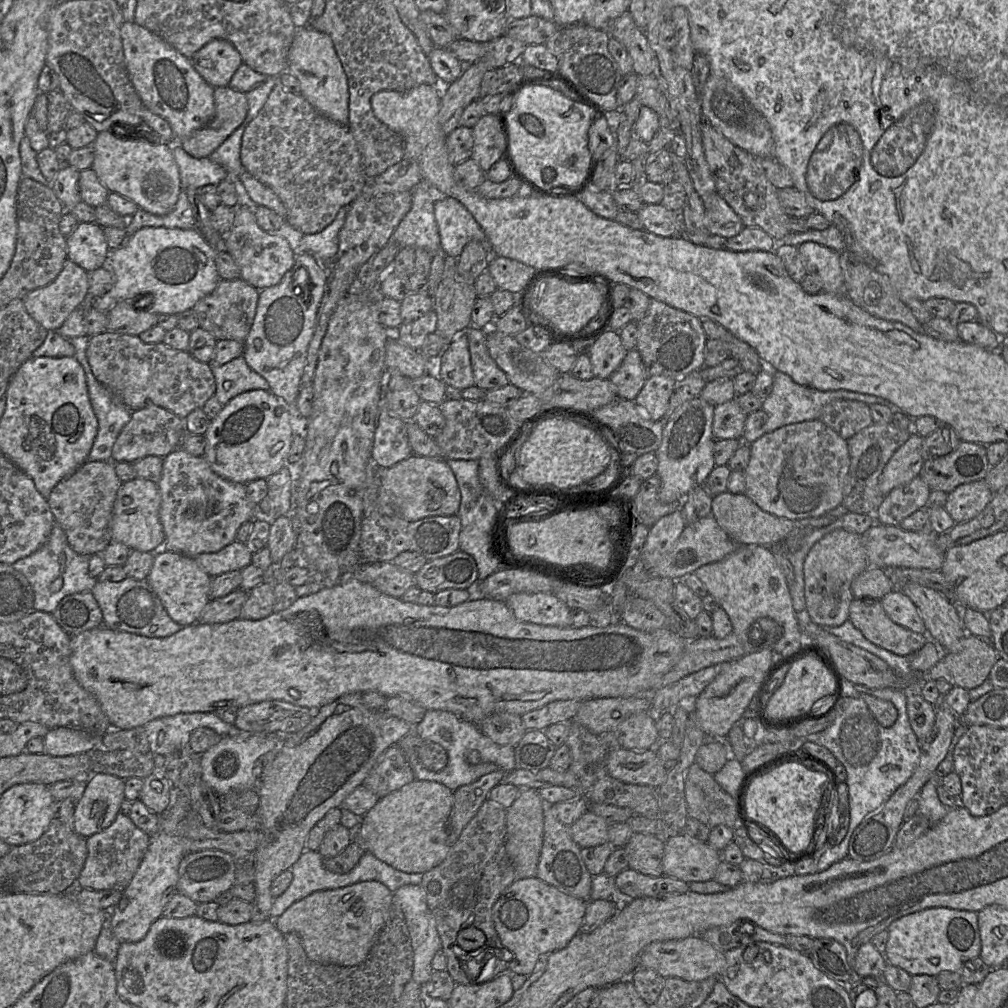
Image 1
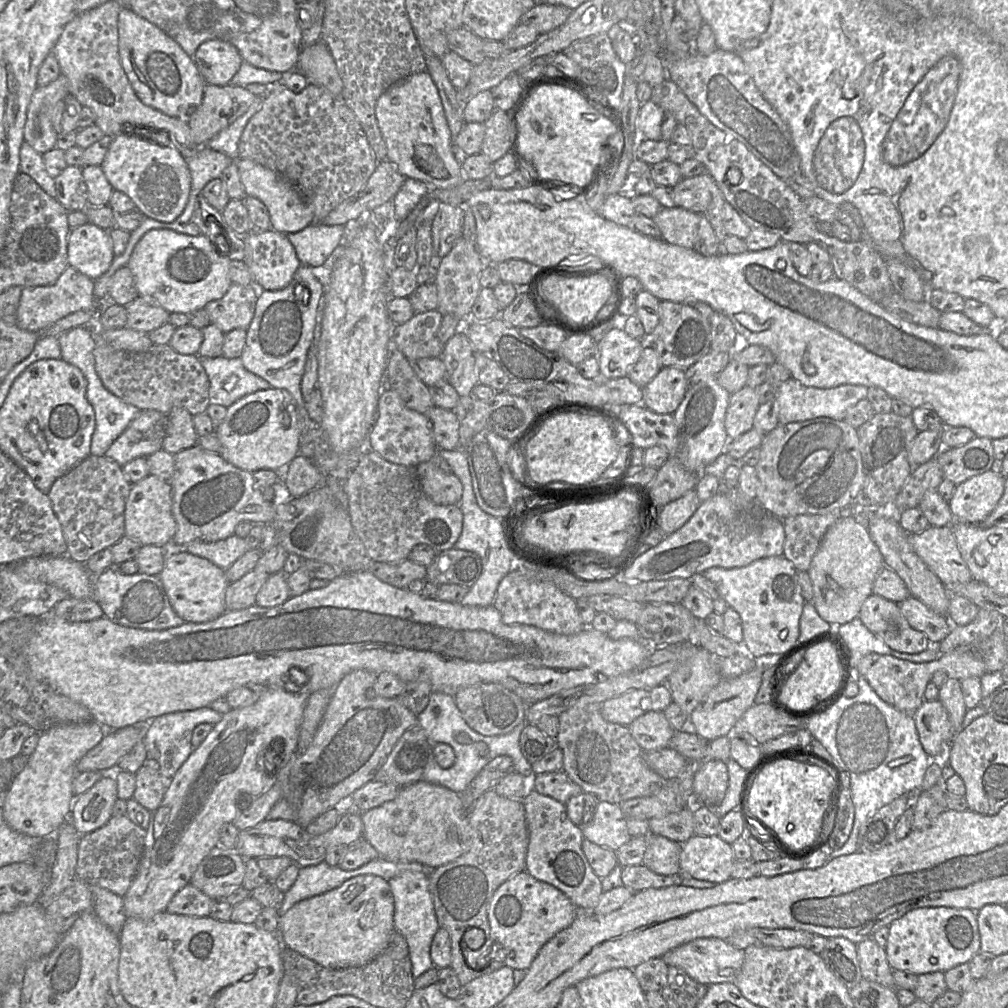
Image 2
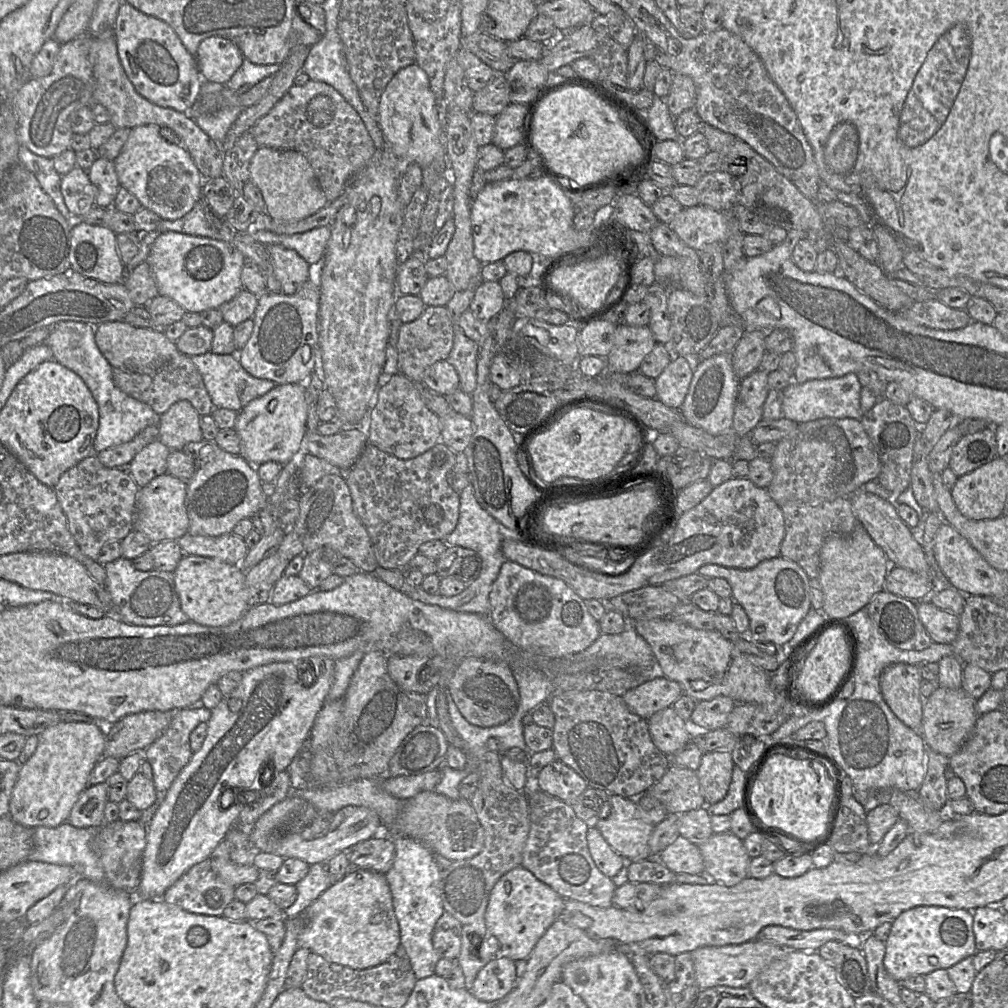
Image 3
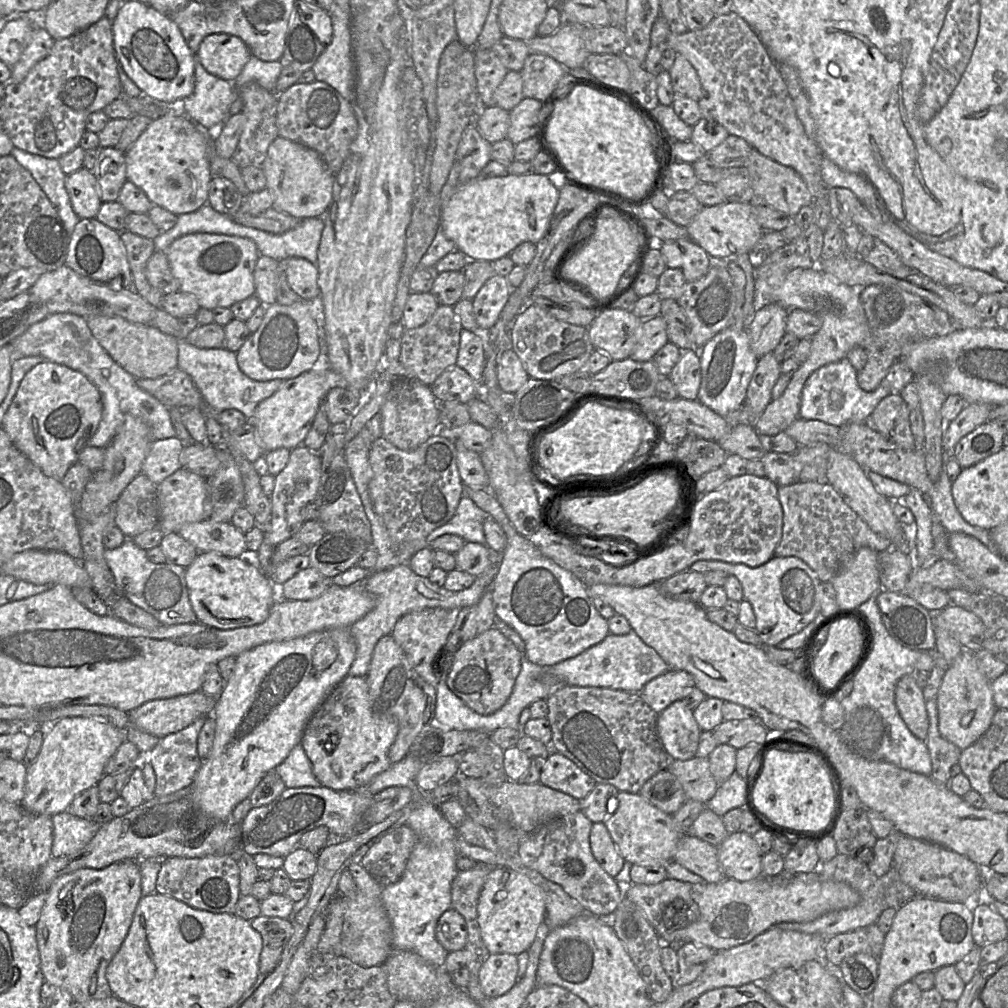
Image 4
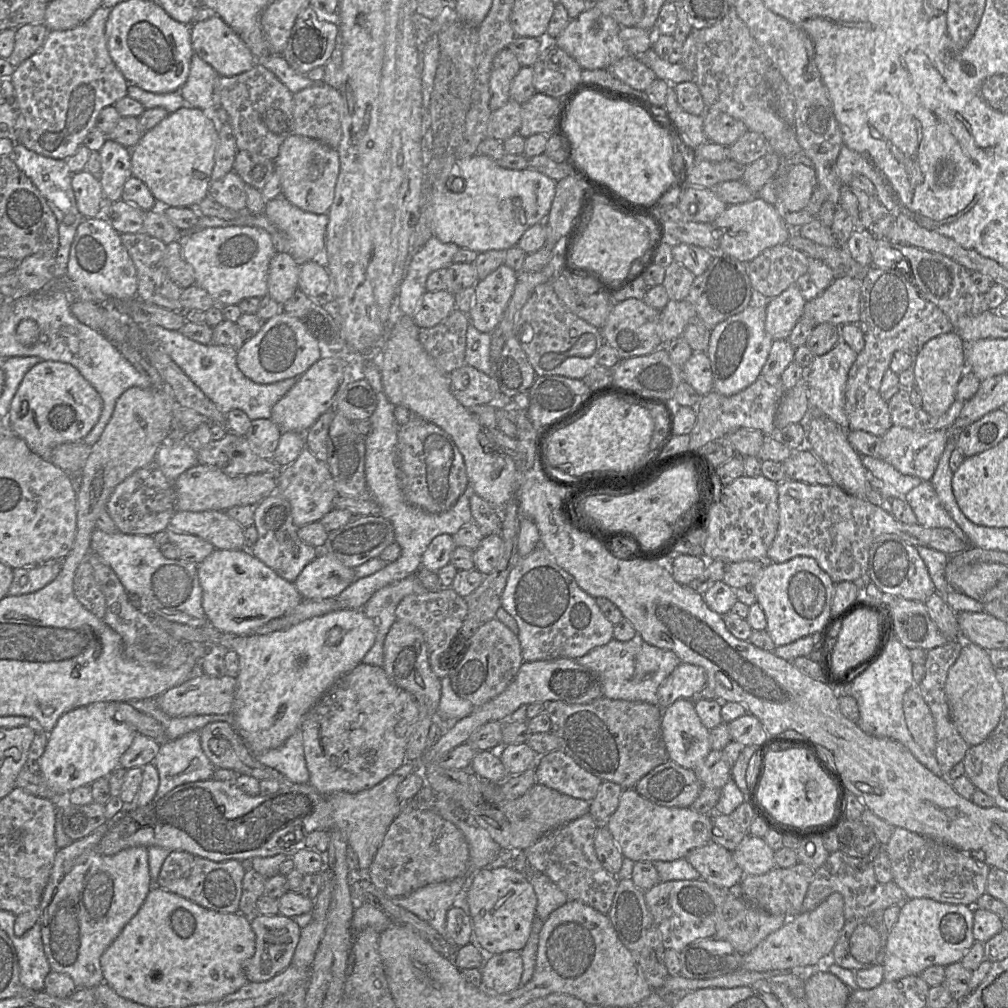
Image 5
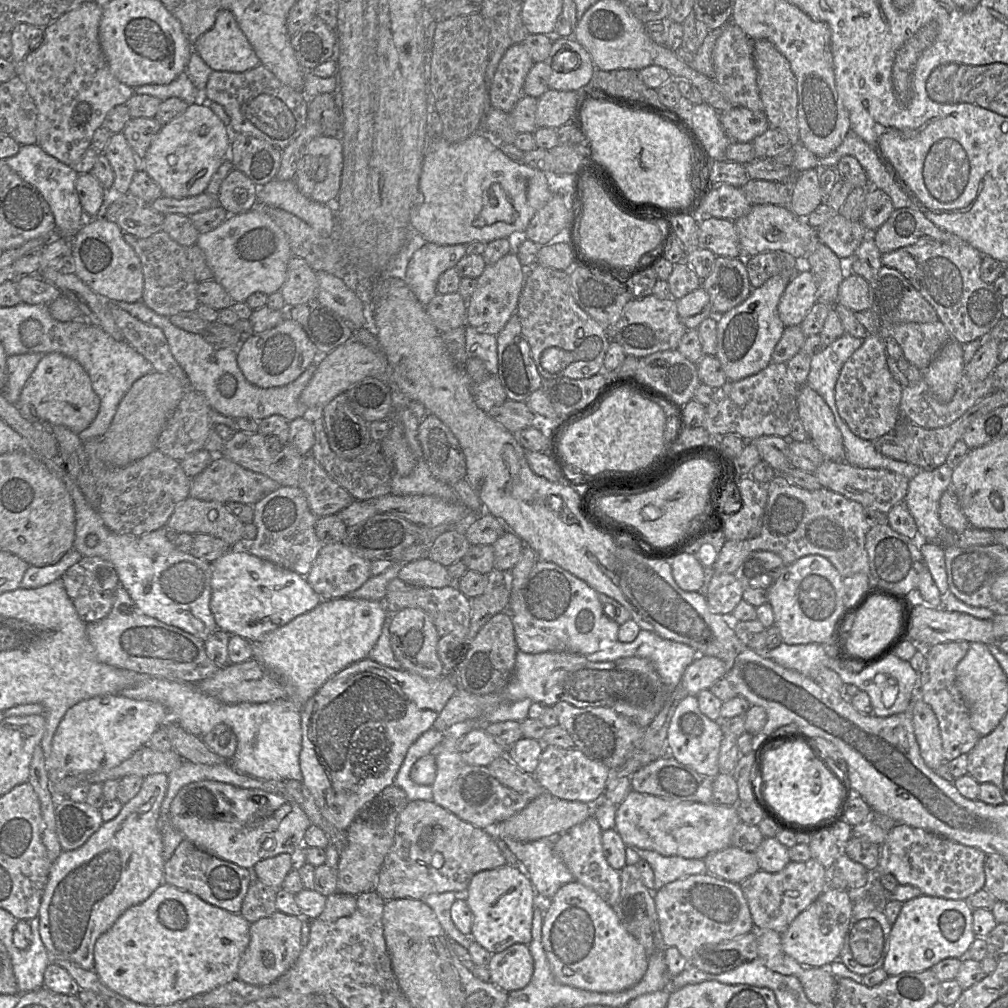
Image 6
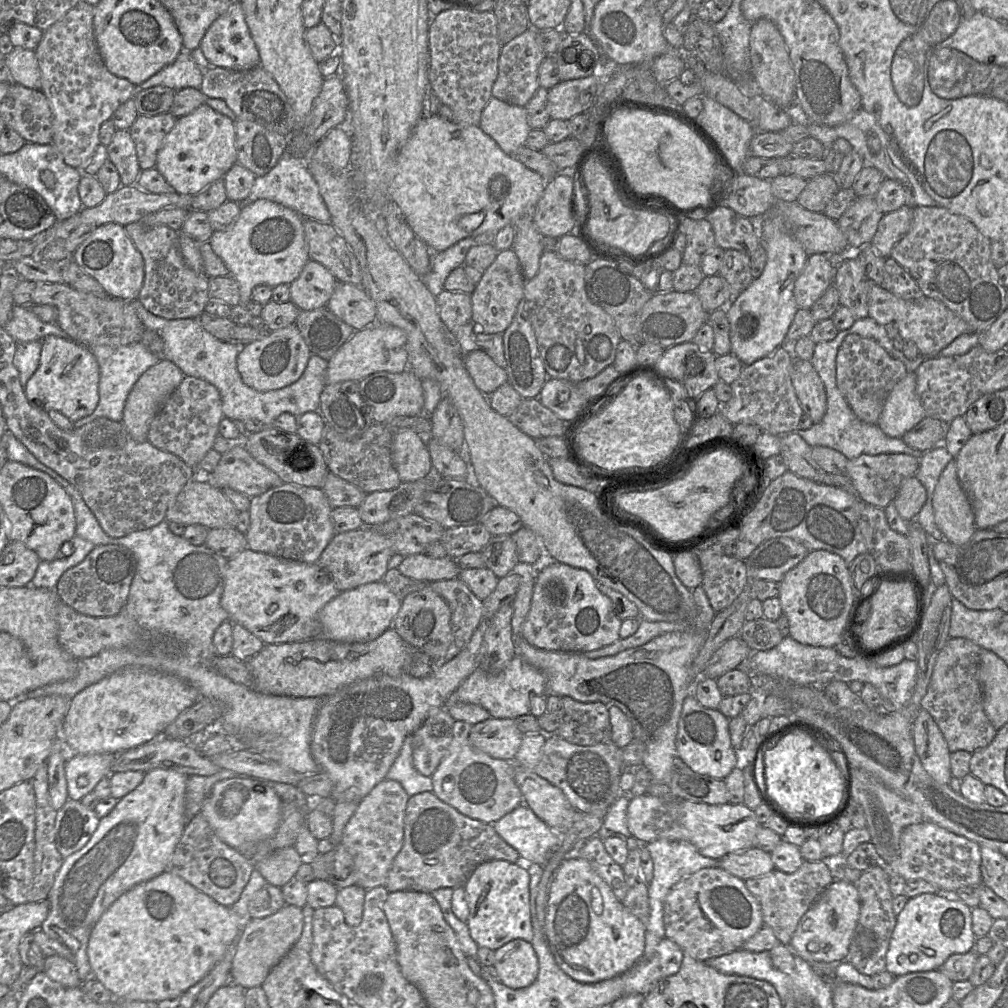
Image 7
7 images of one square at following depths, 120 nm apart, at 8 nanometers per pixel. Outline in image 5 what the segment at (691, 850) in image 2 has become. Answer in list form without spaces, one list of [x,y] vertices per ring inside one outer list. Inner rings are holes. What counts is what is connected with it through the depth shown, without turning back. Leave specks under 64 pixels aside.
[[[746,834],[732,856],[744,875],[762,875],[776,867],[774,853],[763,837]]]

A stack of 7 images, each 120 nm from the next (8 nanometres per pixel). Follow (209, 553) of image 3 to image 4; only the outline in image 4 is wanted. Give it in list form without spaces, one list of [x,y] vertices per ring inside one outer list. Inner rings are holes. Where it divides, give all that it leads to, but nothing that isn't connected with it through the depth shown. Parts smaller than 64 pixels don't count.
[[[204,519],[185,523],[178,534],[192,544],[198,552],[215,552],[227,557],[246,557],[245,534],[231,522]]]

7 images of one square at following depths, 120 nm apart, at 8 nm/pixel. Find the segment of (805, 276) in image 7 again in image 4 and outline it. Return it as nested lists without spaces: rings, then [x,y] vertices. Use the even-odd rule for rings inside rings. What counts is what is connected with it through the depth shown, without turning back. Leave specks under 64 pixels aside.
[[[775,303],[768,304],[755,312],[746,333],[750,349],[758,359],[772,353],[786,334],[788,314],[787,309]]]

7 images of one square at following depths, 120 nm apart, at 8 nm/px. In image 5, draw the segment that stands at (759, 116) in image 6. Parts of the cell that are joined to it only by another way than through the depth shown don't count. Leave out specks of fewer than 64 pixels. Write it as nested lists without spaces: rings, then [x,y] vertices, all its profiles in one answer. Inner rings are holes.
[[[706,110],[703,131],[708,142],[729,147],[748,129],[746,125],[719,110]]]

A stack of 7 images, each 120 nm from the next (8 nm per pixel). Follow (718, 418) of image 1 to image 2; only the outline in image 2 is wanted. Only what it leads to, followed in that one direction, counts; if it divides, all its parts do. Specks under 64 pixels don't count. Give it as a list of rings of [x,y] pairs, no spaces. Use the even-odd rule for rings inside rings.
[[[745,386],[730,396],[724,427],[729,440],[753,428],[755,414],[760,406],[755,388]]]

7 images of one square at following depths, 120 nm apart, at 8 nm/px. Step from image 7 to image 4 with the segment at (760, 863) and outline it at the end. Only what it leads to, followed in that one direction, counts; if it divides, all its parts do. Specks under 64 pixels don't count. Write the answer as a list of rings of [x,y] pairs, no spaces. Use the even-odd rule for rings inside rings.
[[[691,834],[682,835],[673,861],[702,877],[704,882],[716,883],[726,878],[718,860],[717,846]]]

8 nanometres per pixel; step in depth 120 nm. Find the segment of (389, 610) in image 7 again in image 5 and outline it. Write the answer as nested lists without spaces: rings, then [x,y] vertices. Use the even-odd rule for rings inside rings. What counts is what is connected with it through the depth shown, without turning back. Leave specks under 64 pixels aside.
[[[341,609],[323,616],[302,621],[287,630],[265,635],[234,635],[224,633],[210,624],[191,627],[152,616],[152,621],[177,640],[199,642],[206,645],[222,645],[233,650],[239,658],[239,671],[236,675],[236,688],[233,704],[233,727],[240,735],[249,751],[260,755],[268,750],[280,747],[300,727],[307,712],[334,682],[352,671],[361,662],[375,642],[376,626],[362,610]]]

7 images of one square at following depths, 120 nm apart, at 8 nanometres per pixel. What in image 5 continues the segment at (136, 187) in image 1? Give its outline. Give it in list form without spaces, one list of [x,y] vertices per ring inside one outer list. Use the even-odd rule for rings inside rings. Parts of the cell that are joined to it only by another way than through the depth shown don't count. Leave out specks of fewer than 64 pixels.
[[[184,106],[144,132],[131,151],[132,176],[143,181],[160,207],[195,208],[209,194],[218,144],[218,124],[210,113]]]

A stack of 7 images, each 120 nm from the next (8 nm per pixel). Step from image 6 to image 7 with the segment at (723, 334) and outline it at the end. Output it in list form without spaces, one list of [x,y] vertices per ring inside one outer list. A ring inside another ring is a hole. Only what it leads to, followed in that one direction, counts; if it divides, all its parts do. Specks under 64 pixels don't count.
[[[777,216],[750,220],[756,223],[760,245],[767,255],[766,264],[761,275],[734,296],[726,307],[731,353],[745,366],[771,355],[784,345],[787,331],[798,311],[793,295],[794,284],[809,257],[798,242],[786,232],[781,232],[781,219]]]

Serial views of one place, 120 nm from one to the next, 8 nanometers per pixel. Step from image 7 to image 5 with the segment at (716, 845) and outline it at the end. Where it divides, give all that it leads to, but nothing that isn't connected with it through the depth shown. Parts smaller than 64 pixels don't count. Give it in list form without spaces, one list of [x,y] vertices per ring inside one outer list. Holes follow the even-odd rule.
[[[634,788],[624,789],[619,806],[605,822],[624,857],[632,861],[674,861],[685,858],[690,851],[712,841],[712,814],[701,814],[690,807],[672,808],[657,805],[642,797]]]

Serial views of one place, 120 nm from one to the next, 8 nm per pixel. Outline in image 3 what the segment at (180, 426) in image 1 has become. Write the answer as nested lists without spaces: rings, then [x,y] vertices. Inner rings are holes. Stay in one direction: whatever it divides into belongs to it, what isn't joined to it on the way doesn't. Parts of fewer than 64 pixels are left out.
[[[157,425],[148,426],[130,441],[106,448],[95,454],[106,467],[127,468],[137,452],[151,441],[158,439],[158,430]]]

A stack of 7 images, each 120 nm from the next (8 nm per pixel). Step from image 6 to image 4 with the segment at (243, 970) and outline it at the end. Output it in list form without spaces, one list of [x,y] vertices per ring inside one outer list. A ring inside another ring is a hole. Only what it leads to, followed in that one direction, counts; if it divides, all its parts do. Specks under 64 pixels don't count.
[[[259,916],[251,921],[251,926],[263,939],[263,947],[259,960],[260,974],[274,970],[279,959],[291,939],[294,927],[289,919]]]

